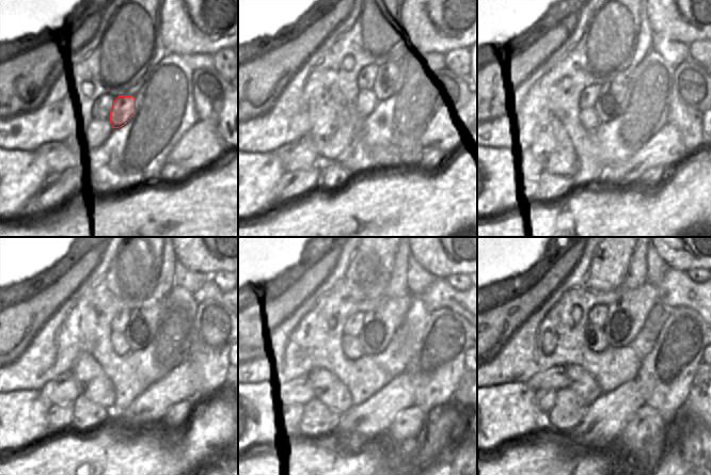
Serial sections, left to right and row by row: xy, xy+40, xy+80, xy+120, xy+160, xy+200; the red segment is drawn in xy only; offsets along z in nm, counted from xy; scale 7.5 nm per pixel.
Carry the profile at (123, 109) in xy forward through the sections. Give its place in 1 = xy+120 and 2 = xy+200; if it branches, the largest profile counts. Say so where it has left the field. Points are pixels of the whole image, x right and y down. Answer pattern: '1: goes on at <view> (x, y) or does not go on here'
1: goes on at xy+120 (143, 323)
2: goes on at xy+200 (627, 316)

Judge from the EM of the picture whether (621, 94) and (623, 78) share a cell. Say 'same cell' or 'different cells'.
same cell

